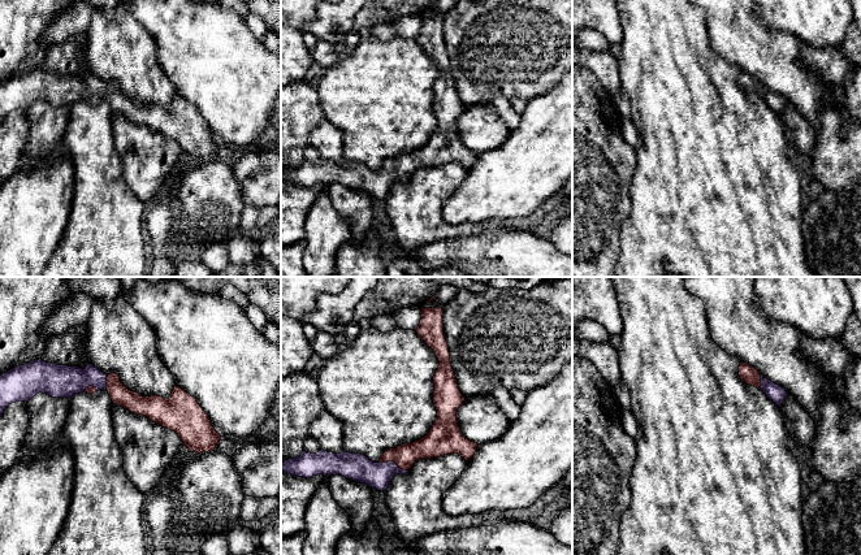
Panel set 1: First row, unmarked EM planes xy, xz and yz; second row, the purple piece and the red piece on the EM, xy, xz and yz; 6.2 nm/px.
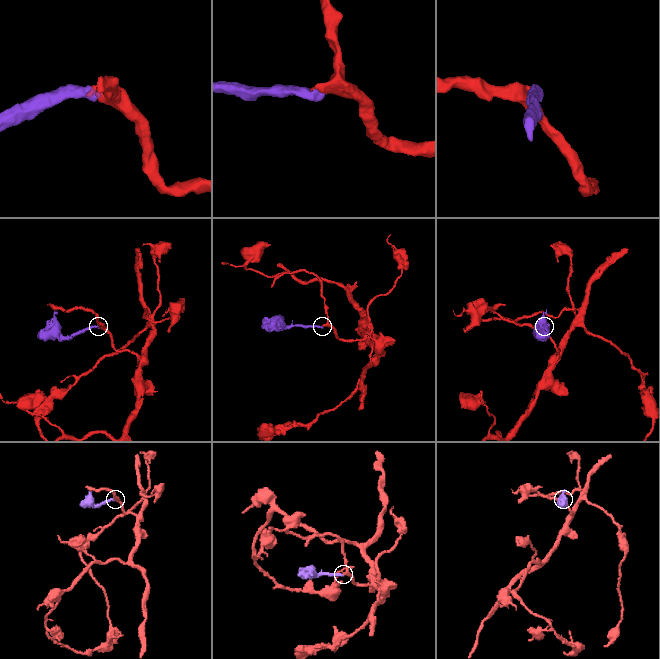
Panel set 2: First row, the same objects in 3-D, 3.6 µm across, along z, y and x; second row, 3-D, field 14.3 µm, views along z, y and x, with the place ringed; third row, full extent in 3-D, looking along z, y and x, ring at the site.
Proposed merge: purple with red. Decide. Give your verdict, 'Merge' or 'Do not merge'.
Merge

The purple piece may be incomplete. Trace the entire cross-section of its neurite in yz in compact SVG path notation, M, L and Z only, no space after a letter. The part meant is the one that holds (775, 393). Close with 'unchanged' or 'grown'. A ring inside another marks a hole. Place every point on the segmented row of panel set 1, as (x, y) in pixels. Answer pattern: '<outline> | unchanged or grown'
M740 363L739 376L747 385L761 389L778 407L782 406L788 395L786 389L765 378L756 368L747 363Z | grown

